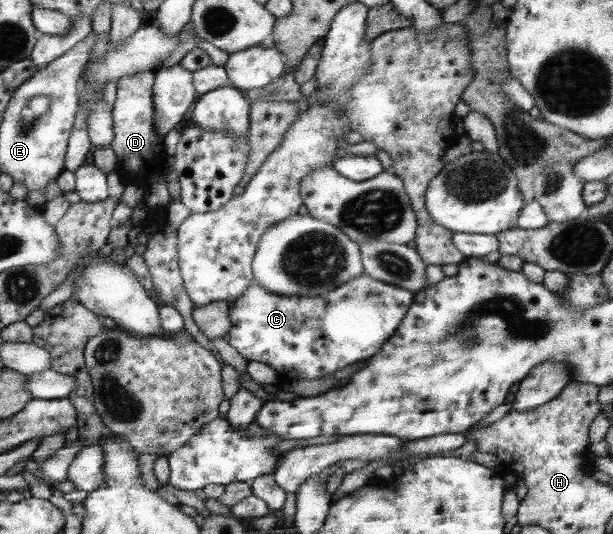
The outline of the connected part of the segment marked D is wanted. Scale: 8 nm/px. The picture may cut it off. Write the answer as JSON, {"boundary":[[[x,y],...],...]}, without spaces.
{"boundary":[[[151,70],[144,72],[133,72],[119,77],[116,83],[116,96],[112,108],[112,132],[113,137],[110,143],[110,149],[117,158],[117,166],[114,171],[125,184],[134,184],[138,188],[146,191],[151,180],[163,174],[163,168],[167,164],[167,156],[162,151],[157,155],[158,135],[157,129],[154,125],[154,101],[152,88],[154,85],[154,74]]]}

